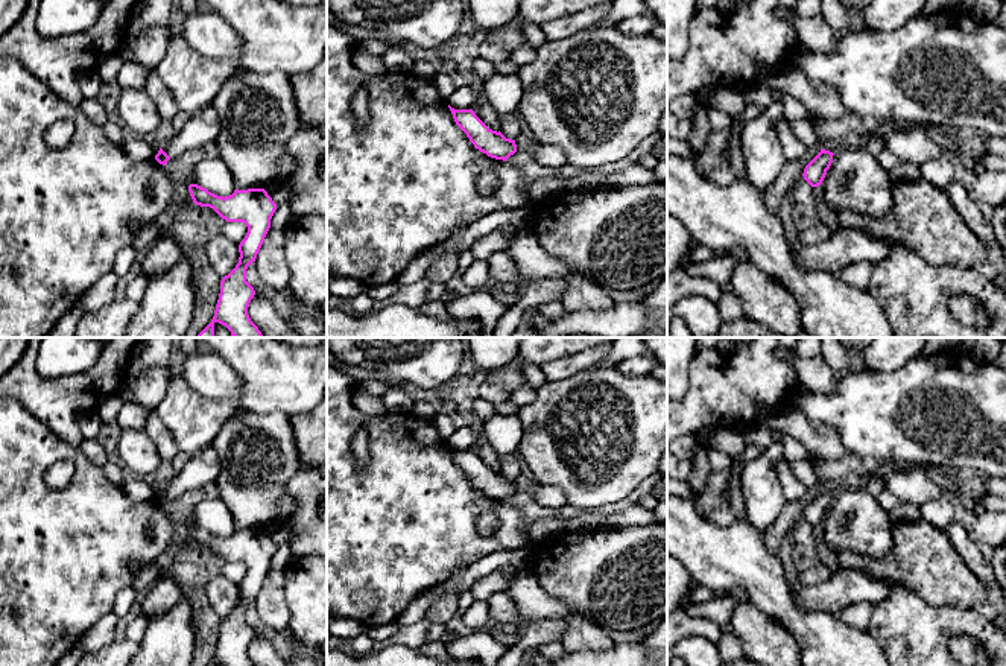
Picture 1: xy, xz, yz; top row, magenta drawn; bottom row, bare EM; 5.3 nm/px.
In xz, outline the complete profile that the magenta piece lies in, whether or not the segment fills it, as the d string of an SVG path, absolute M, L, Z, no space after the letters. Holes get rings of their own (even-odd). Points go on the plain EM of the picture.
M450 446L448 449L456 465L480 493L503 502L517 493L515 480L506 479L500 471L489 470L473 450L454 450Z

